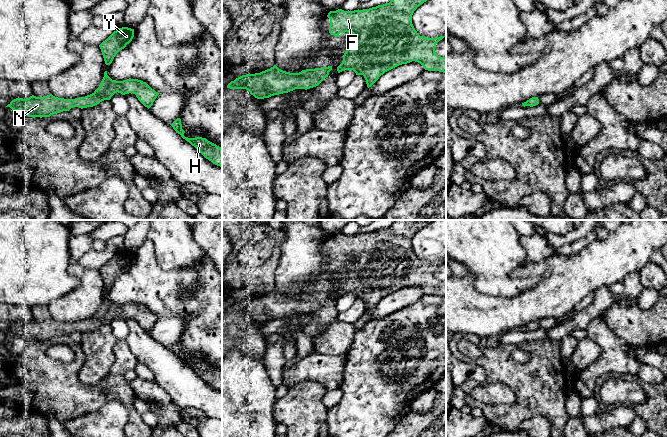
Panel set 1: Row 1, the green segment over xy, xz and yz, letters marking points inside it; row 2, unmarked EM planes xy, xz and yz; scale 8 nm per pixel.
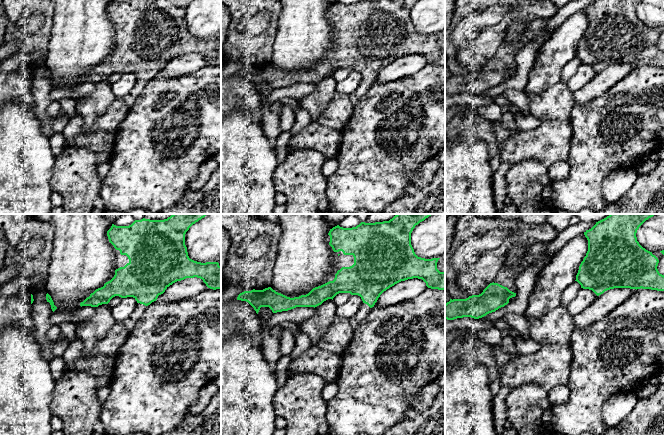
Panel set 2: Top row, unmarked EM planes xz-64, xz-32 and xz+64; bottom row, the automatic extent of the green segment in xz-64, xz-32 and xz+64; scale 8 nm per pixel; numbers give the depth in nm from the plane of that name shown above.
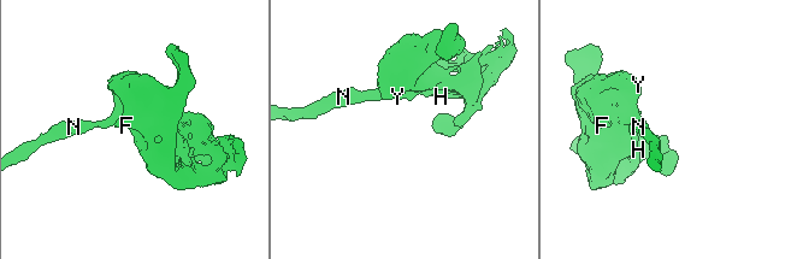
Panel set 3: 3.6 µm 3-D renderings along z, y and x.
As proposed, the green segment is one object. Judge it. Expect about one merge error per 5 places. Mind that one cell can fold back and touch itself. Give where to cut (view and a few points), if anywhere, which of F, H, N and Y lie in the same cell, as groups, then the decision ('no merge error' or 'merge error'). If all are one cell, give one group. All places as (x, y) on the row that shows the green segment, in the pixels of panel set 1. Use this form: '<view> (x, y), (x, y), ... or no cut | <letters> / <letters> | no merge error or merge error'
no cut | F H N Y | no merge error

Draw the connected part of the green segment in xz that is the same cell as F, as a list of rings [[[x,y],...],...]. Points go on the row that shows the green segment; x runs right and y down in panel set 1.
[[[391,0],[389,3],[369,9],[330,11],[329,33],[340,37],[340,33],[351,32],[353,45],[348,48],[342,63],[337,67],[338,73],[353,70],[356,75],[363,75],[367,87],[371,87],[385,72],[412,61],[420,63],[425,70],[446,73],[446,57],[435,53],[436,44],[445,36],[427,38],[420,36],[412,24],[414,11],[427,0]]]

